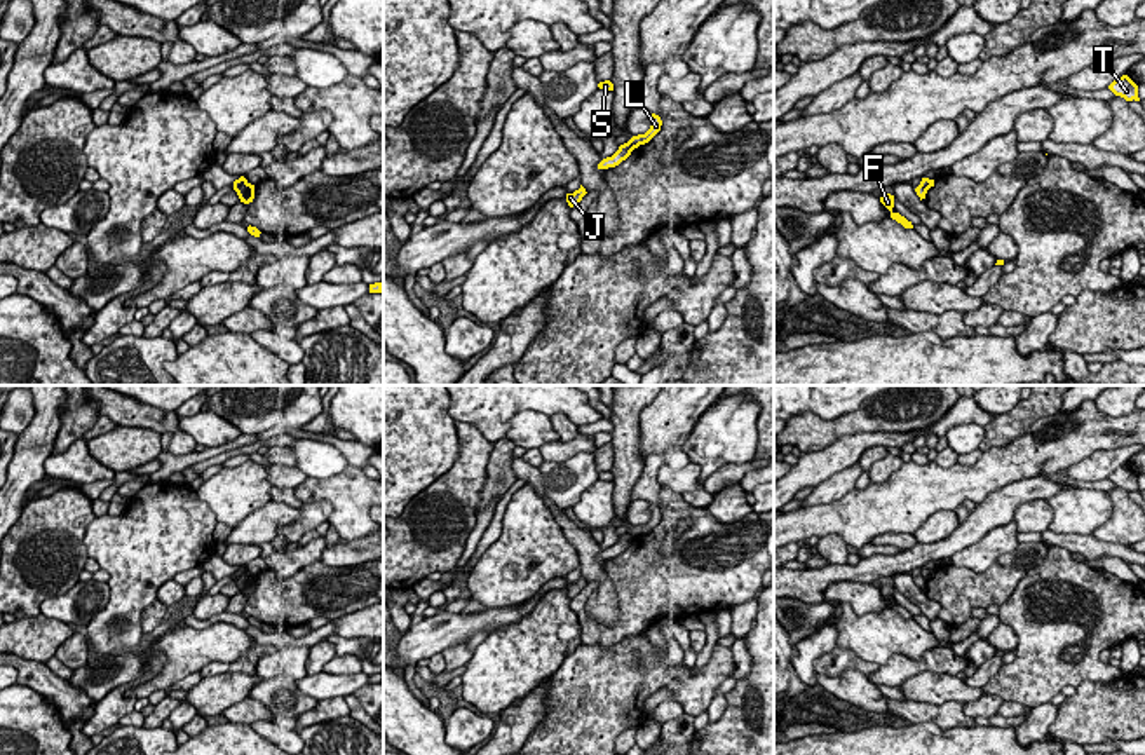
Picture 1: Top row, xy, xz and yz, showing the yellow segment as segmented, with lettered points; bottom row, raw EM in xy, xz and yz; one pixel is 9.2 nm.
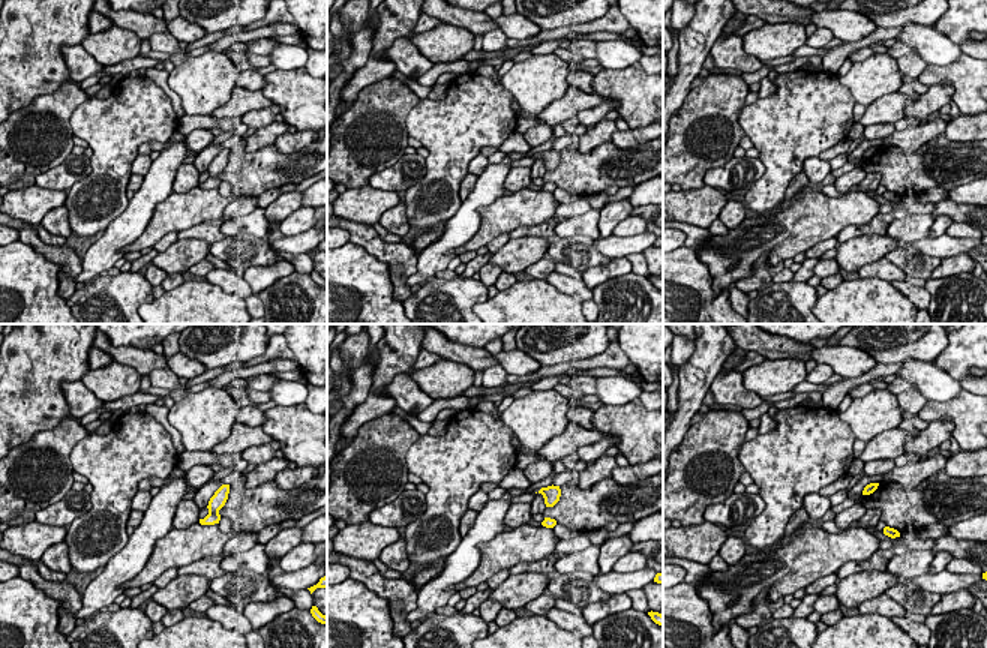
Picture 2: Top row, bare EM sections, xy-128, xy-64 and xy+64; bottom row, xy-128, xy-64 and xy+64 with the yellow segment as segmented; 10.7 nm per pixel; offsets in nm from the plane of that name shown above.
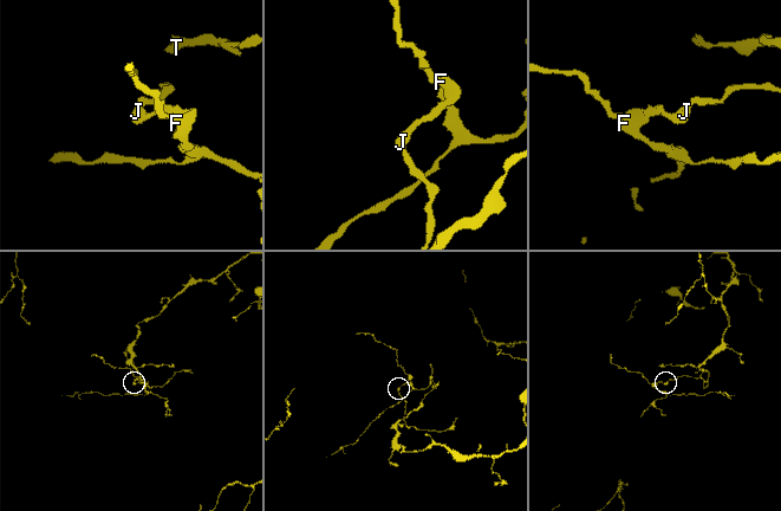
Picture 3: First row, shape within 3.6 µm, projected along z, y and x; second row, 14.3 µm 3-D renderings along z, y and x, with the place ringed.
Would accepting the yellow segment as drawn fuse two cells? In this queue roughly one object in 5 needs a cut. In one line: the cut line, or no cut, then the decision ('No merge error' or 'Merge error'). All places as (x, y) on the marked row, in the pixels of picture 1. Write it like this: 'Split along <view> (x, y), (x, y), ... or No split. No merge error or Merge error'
Split along xz (628, 142), (636, 147). Merge error

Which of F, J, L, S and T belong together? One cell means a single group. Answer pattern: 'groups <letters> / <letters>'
groups F L S / J T

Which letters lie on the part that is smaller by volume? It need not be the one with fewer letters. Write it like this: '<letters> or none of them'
F, L, S

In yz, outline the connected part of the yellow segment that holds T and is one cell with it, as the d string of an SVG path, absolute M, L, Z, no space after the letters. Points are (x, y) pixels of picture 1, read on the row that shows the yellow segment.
M1122 75L1122 77L1117 77L1110 85L1108 89L1115 94L1115 96L1121 96L1124 98L1126 101L1140 101L1138 98L1138 85L1128 77L1128 75Z

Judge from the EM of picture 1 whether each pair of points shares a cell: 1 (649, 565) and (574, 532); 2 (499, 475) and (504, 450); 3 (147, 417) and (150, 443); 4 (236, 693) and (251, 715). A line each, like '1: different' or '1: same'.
1: different
2: same
3: different
4: different

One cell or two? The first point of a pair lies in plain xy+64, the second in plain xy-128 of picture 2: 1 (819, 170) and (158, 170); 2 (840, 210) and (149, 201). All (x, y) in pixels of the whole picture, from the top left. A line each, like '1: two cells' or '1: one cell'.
1: two cells
2: two cells

